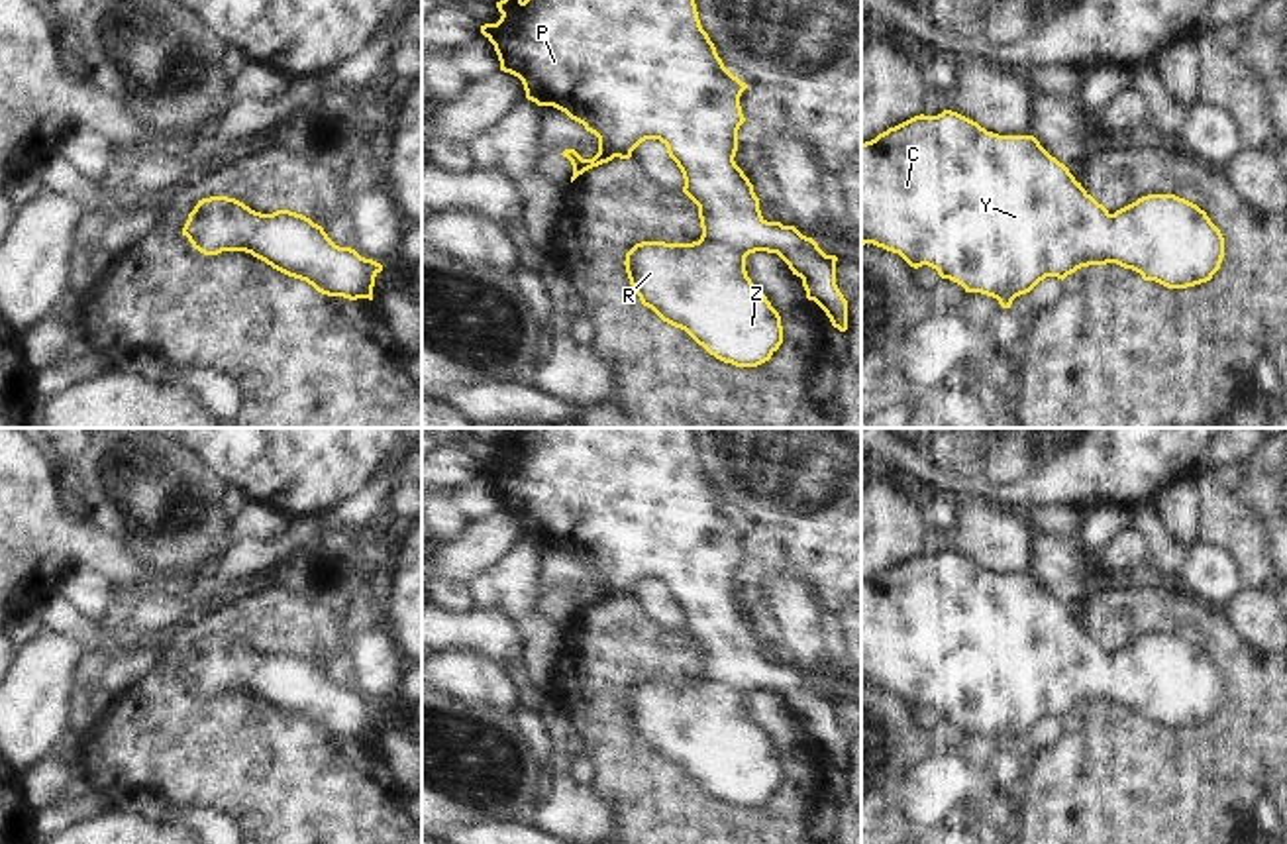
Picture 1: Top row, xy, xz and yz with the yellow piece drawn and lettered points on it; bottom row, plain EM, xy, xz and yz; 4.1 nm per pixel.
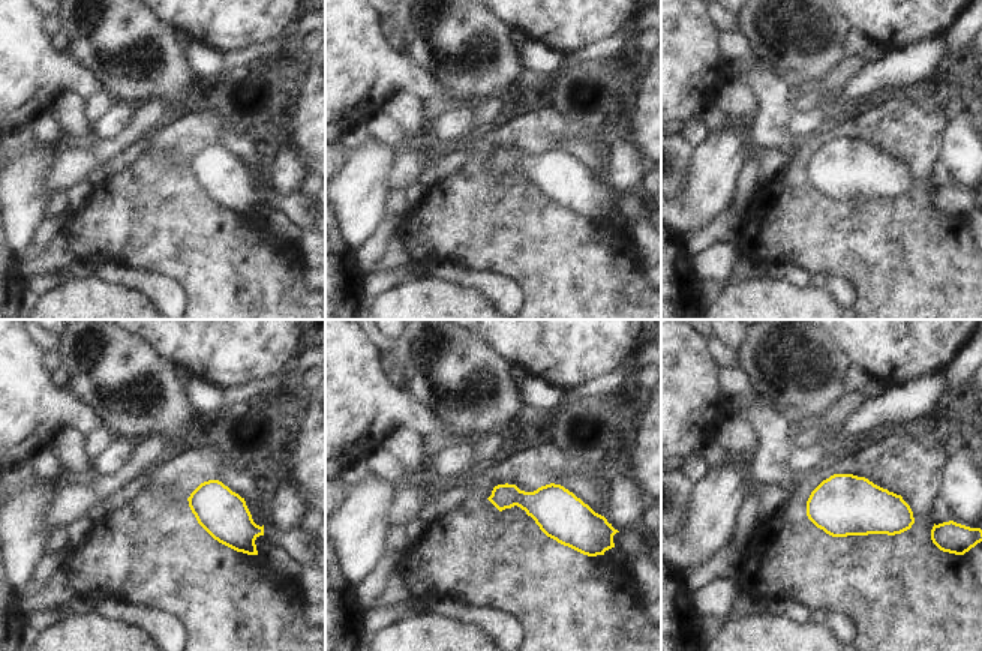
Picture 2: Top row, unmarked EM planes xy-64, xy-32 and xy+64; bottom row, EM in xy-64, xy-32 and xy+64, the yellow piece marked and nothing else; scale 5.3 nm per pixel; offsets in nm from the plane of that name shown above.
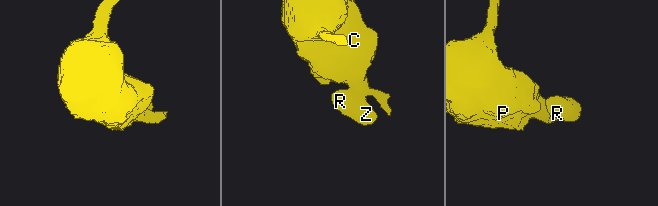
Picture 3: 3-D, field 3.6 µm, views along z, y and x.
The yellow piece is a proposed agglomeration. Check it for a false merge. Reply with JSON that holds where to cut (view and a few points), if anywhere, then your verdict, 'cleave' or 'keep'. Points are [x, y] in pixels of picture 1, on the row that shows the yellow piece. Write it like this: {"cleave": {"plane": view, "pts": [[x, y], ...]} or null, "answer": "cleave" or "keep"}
{"cleave": null, "answer": "keep"}

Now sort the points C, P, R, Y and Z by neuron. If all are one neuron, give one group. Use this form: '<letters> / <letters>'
C P R Y Z

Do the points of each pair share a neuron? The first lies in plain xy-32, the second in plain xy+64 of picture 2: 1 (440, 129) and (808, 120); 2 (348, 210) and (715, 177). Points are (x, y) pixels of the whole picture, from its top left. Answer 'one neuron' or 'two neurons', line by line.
1: one neuron
2: one neuron

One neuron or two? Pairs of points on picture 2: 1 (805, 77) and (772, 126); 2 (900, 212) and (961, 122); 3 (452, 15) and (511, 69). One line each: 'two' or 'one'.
1: two
2: two
3: one

